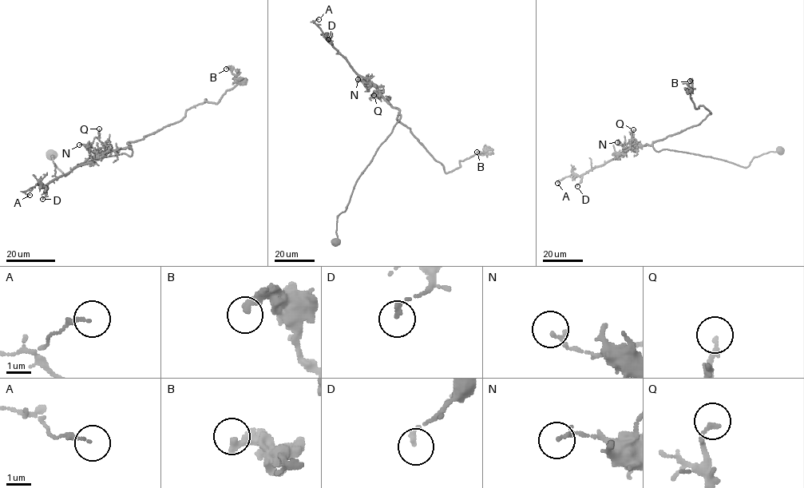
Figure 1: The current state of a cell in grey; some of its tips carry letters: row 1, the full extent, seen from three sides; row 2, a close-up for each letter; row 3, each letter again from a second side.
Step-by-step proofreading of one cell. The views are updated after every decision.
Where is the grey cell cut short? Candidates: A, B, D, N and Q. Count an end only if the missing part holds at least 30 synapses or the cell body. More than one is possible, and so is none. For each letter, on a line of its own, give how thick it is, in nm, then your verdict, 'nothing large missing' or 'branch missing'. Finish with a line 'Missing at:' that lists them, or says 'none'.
A: 150 nm | nothing large missing
B: 320 nm | nothing large missing
D: 170 nm | nothing large missing
N: 150 nm | nothing large missing
Q: 180 nm | nothing large missing
Missing at: none

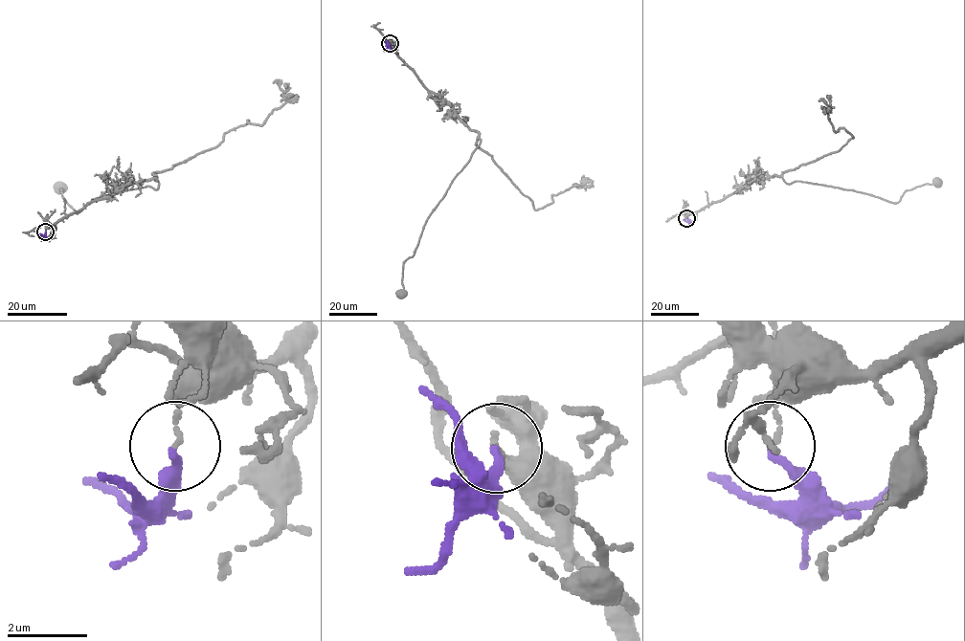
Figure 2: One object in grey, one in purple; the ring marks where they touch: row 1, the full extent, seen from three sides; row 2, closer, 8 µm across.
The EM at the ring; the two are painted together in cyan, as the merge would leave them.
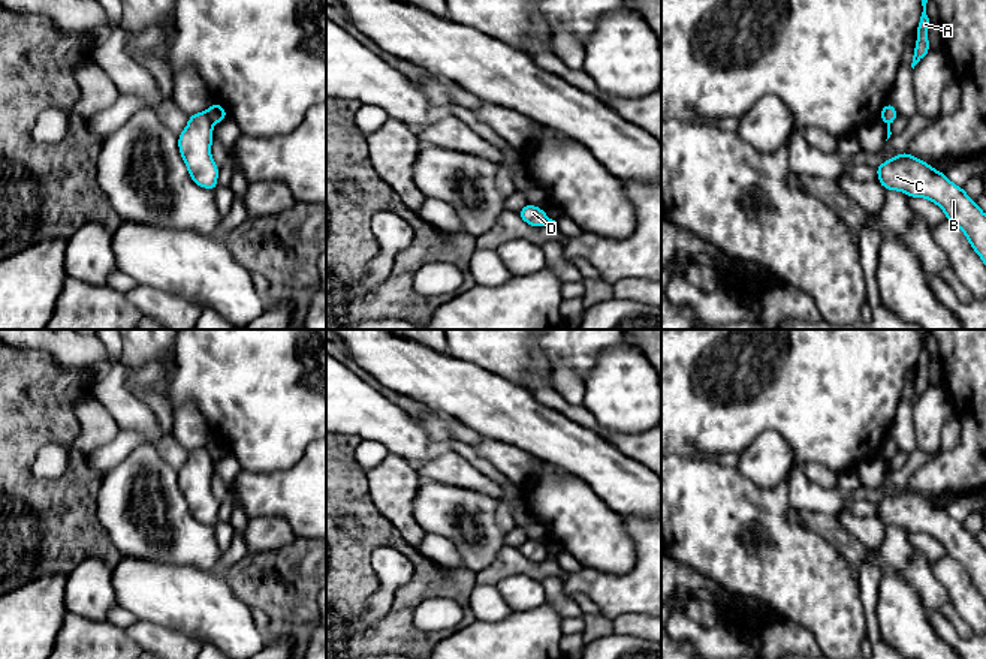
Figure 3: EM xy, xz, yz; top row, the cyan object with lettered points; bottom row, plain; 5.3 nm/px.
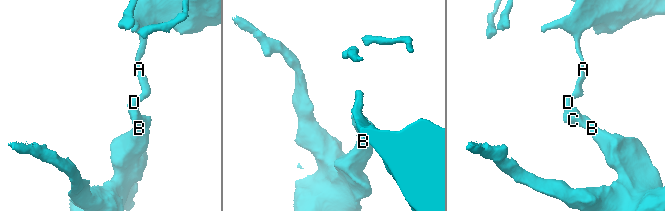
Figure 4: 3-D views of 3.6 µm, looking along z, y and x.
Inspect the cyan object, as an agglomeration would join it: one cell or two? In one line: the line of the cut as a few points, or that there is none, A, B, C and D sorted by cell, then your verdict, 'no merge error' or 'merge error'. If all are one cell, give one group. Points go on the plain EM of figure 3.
cut xy (205, 447), (213, 459); groups A / B C D; merge error

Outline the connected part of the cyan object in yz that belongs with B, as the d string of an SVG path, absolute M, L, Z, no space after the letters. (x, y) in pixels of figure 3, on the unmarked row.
M907 487L883 497L875 506L878 518L886 526L904 527L910 533L926 533L937 539L946 554L965 569L970 581L986 601L986 550L964 523Z

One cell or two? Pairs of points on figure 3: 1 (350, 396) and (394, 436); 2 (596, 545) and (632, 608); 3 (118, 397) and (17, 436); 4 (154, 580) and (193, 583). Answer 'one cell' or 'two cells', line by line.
1: one cell
2: two cells
3: two cells
4: one cell

